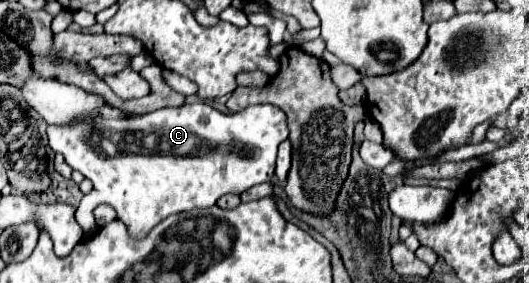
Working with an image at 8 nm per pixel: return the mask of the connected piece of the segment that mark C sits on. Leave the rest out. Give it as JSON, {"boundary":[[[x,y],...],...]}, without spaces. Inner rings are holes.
{"boundary":[[[192,103],[192,105],[182,105],[182,107],[176,107],[176,109],[158,109],[154,113],[146,113],[146,115],[138,115],[138,117],[128,117],[128,119],[118,119],[118,121],[106,121],[106,119],[88,119],[88,121],[100,121],[100,123],[86,123],[82,125],[80,119],[78,123],[72,121],[70,125],[48,125],[46,129],[46,135],[48,135],[48,145],[54,153],[62,153],[64,155],[64,161],[74,169],[74,171],[80,171],[86,179],[92,181],[92,191],[88,195],[82,197],[78,209],[76,209],[76,221],[78,225],[84,229],[84,232],[88,232],[94,229],[97,225],[95,217],[93,216],[94,207],[106,203],[106,205],[112,205],[118,213],[118,219],[122,223],[126,223],[126,227],[130,229],[132,235],[136,237],[144,237],[144,233],[148,233],[154,225],[158,225],[160,221],[164,221],[166,217],[174,215],[174,213],[182,213],[182,211],[190,211],[190,209],[208,209],[212,205],[216,205],[216,201],[222,197],[222,195],[228,195],[228,193],[234,193],[234,195],[242,195],[244,191],[248,191],[250,187],[254,185],[260,185],[260,183],[266,183],[266,181],[272,181],[274,179],[274,163],[276,163],[276,151],[278,151],[278,145],[288,137],[288,127],[286,127],[286,113],[282,109],[278,109],[276,105],[252,105],[248,109],[242,109],[238,113],[220,113],[218,109],[206,105],[206,103]],[[94,131],[100,131],[98,137],[92,141],[92,133]],[[108,145],[114,147],[114,155],[106,155],[104,149],[108,149]]]}

